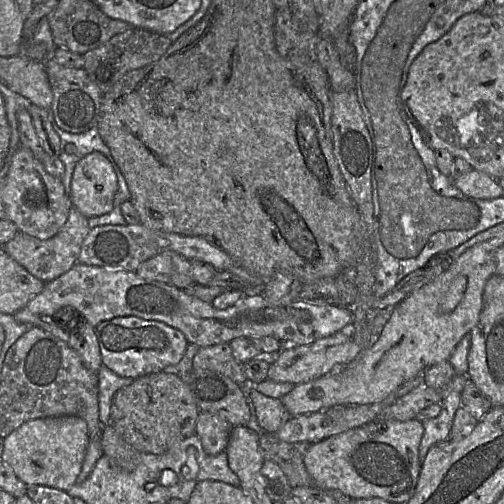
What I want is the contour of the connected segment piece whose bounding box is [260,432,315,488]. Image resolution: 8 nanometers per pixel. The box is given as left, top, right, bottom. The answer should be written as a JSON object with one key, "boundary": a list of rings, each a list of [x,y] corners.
{"boundary":[[[262,432],[260,436],[260,450],[264,460],[279,465],[292,488],[315,486],[304,464],[305,454],[311,444],[314,443],[287,443],[275,433]]]}

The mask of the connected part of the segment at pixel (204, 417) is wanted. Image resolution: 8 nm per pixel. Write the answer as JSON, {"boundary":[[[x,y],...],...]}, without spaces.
{"boundary":[[[203,411],[199,413],[195,433],[200,437],[205,452],[214,456],[226,450],[231,429],[231,424],[222,417]]]}

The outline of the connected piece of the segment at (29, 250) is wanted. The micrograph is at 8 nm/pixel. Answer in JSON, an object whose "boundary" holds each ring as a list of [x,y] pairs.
{"boundary":[[[73,208],[66,223],[53,237],[39,239],[19,232],[12,240],[3,245],[4,252],[26,268],[32,275],[43,282],[49,282],[69,271],[78,262],[81,247],[90,231],[88,219],[80,211]]]}

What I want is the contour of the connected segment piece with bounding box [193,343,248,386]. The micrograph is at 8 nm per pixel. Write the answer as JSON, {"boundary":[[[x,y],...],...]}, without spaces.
{"boundary":[[[230,343],[201,347],[194,357],[193,368],[222,374],[240,386],[246,385],[248,382],[244,364],[239,363],[233,357]]]}

